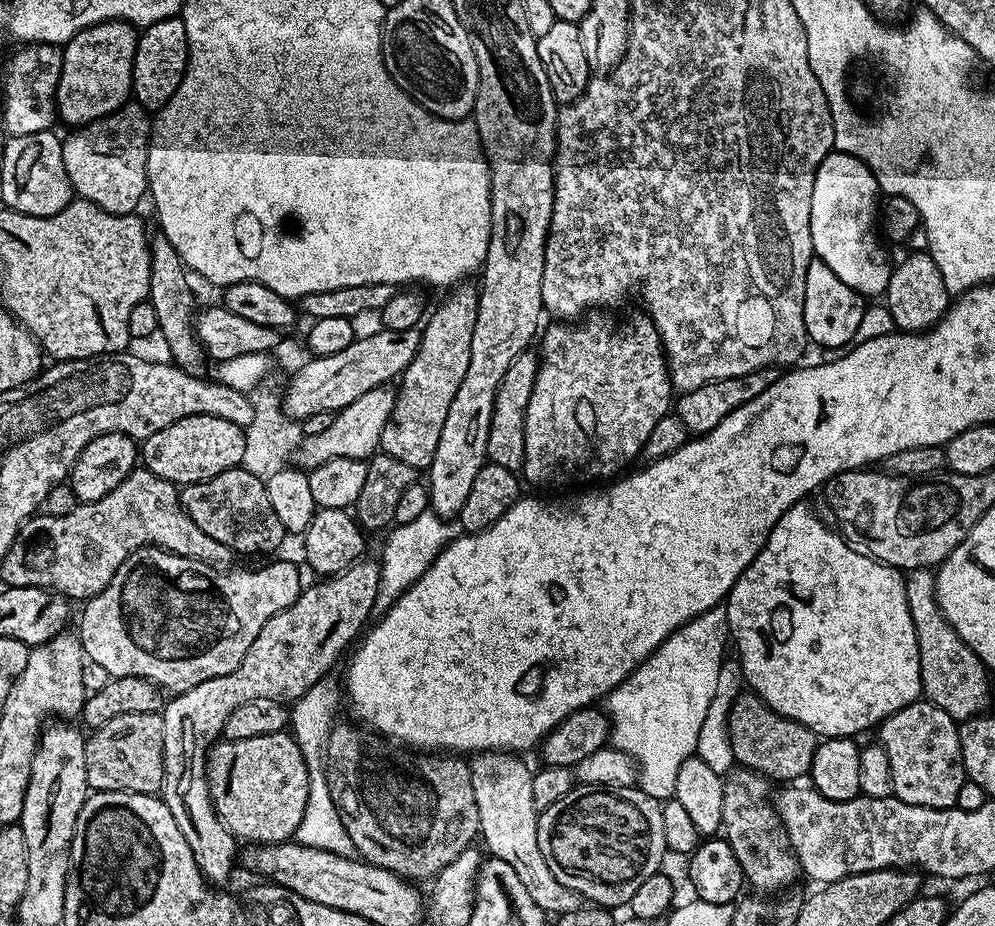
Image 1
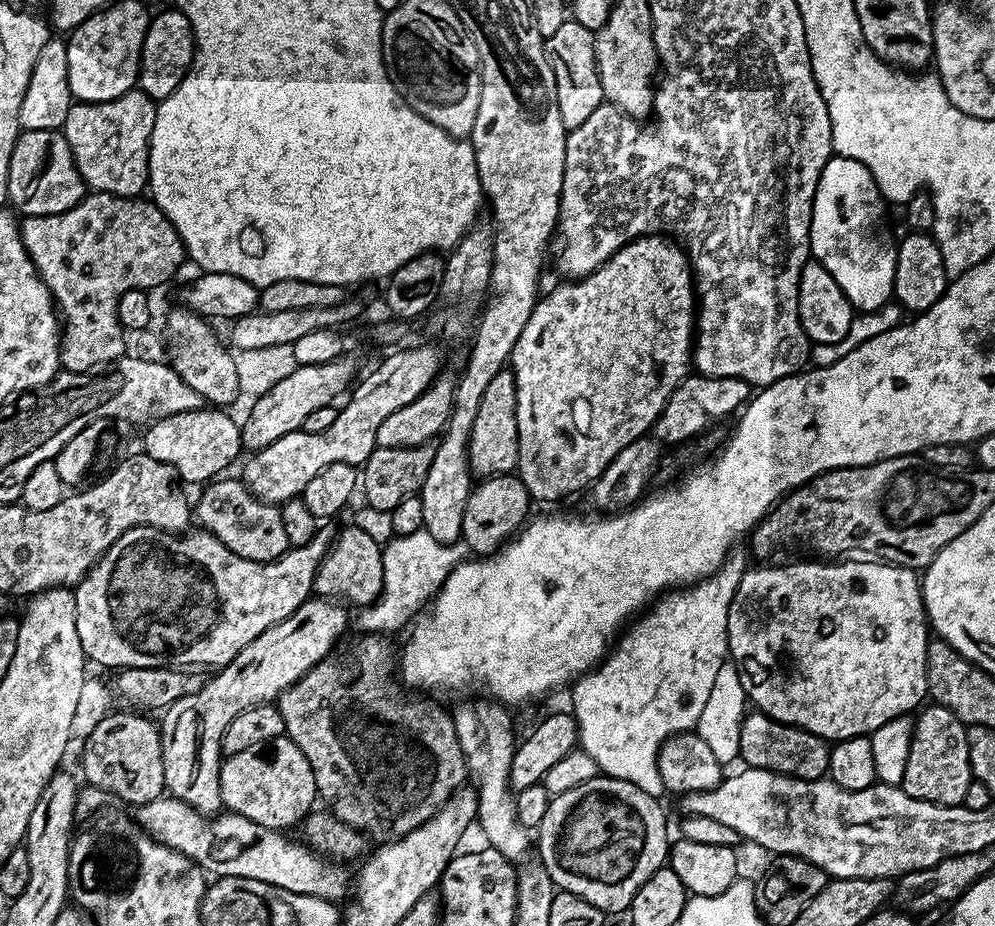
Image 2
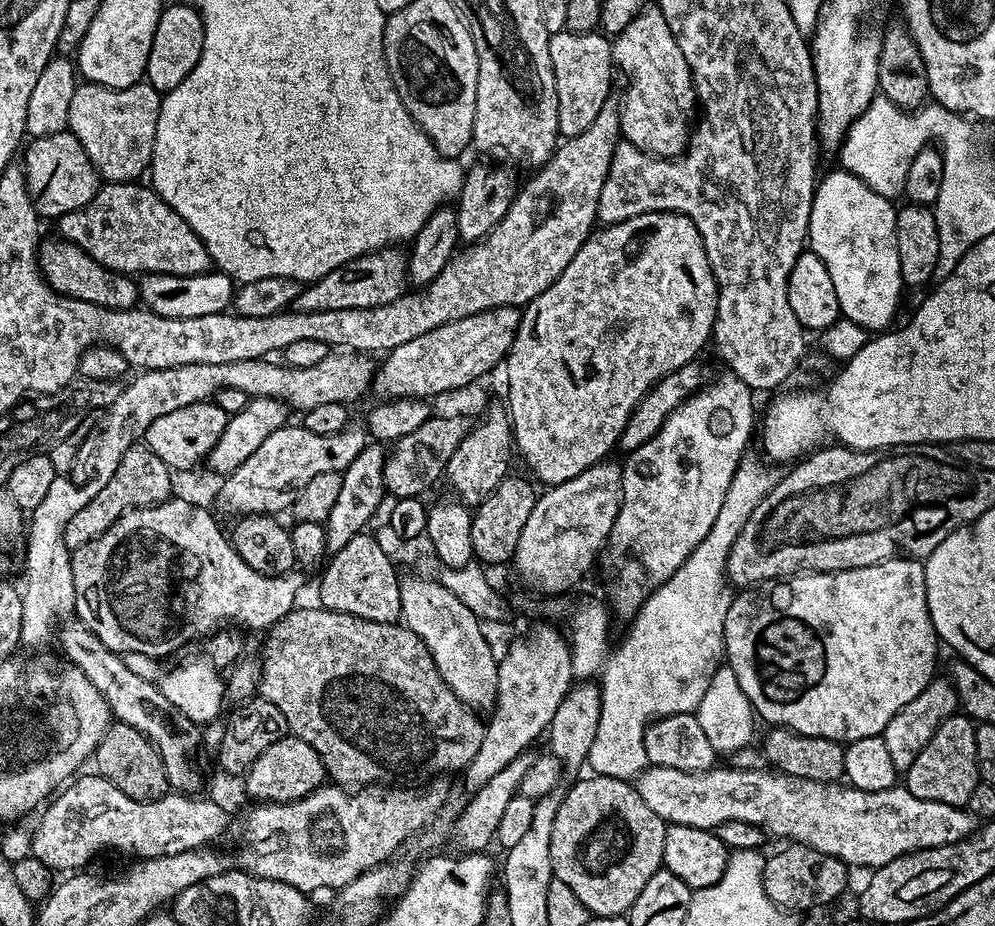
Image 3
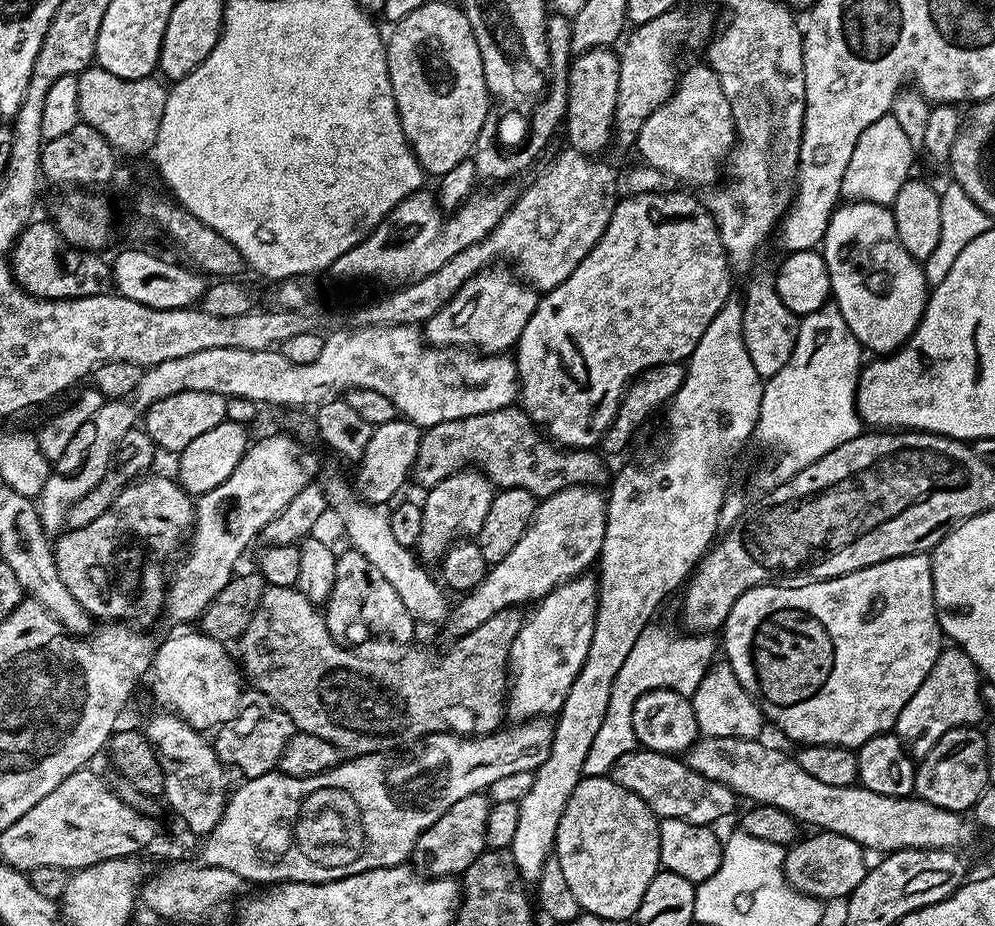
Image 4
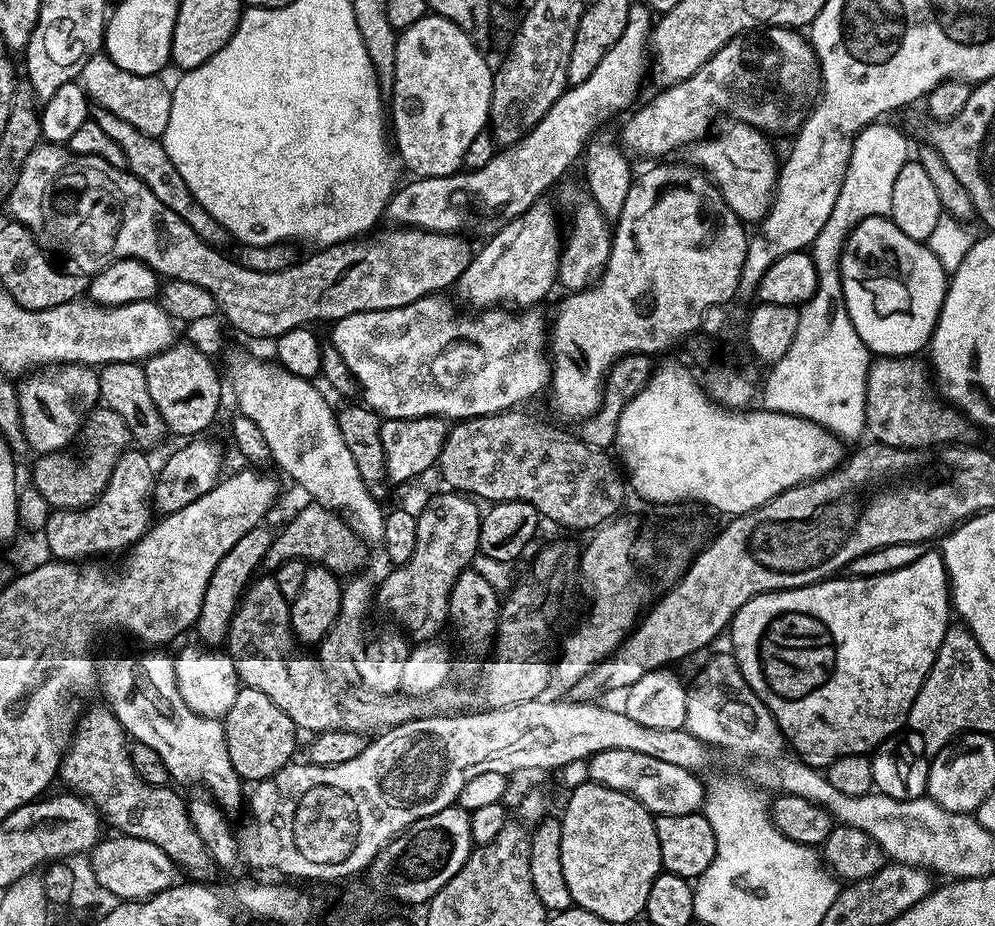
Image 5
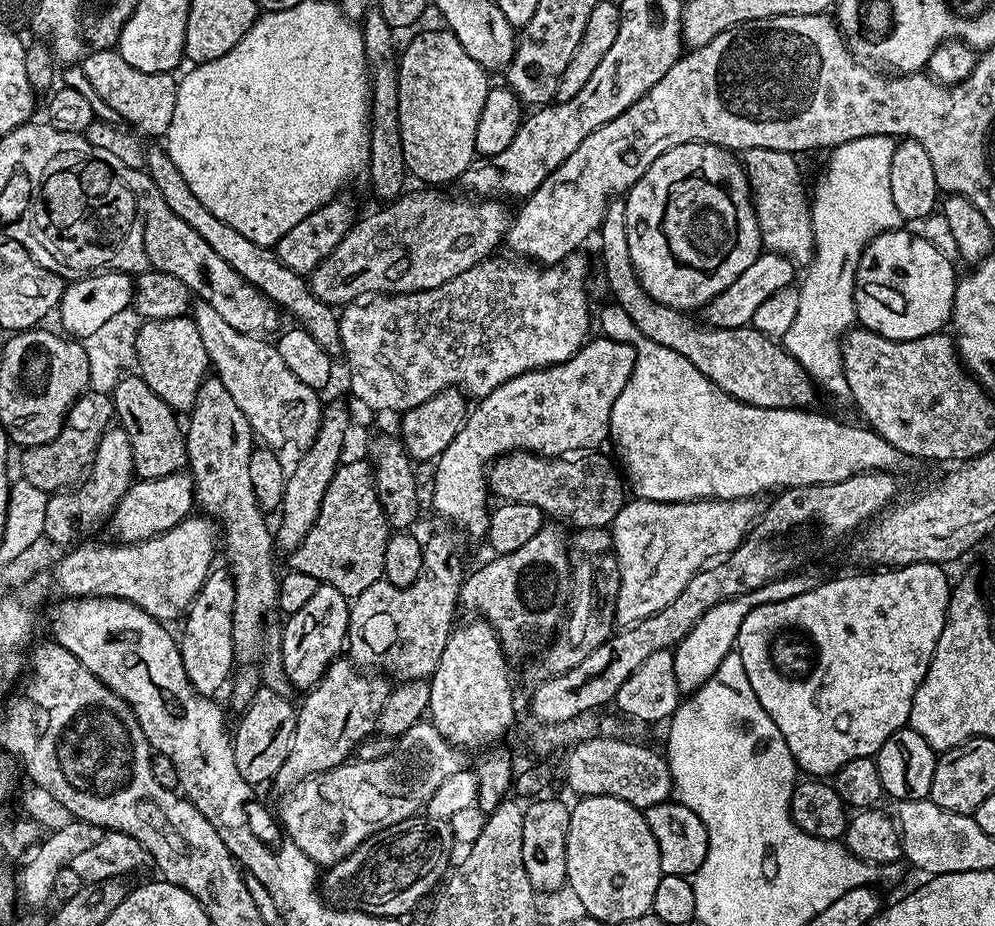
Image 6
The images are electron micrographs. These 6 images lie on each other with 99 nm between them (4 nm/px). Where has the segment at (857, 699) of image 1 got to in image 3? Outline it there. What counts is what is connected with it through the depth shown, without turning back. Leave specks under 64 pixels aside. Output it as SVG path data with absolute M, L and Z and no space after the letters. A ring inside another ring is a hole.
M893 558L884 560L880 564L851 568L841 572L809 572L769 583L763 590L741 591L732 601L730 610L726 614L724 627L727 667L732 668L734 674L738 674L738 686L742 686L755 715L761 721L769 720L767 722L769 725L789 728L798 734L830 738L841 742L881 735L886 730L890 718L894 718L894 714L901 712L907 704L914 702L914 698L918 698L918 694L922 694L922 690L926 690L928 683L937 675L936 644L938 645L936 628L932 625L926 602L924 566L916 558Z

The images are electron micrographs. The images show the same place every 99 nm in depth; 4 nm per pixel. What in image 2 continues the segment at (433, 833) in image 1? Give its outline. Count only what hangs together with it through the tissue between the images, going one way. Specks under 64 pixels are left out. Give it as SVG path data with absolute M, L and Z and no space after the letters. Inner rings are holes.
M364 634L359 638L361 640L357 644L348 644L344 649L341 647L335 654L315 664L301 680L294 682L294 686L290 686L281 694L278 707L282 714L284 731L288 739L296 743L298 750L302 750L302 754L306 754L306 759L310 762L310 770L314 770L316 794L321 801L325 800L328 803L325 804L327 811L331 812L333 816L337 816L342 823L349 824L357 832L367 837L369 841L401 840L402 837L410 834L412 829L422 826L439 811L456 791L464 787L468 776L468 764L464 761L462 746L458 742L453 713L451 711L447 712L442 705L435 704L432 700L423 700L420 697L423 695L414 694L418 696L408 697L406 693L400 692L401 685L394 679L394 673L398 668L398 660L394 652L392 656L392 648L384 641L387 639L383 635Z

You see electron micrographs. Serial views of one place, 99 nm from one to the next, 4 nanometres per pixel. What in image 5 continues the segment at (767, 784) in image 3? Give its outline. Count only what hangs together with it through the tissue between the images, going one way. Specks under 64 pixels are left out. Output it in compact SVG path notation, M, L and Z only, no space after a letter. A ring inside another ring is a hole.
M602 750L587 761L588 780L610 790L630 794L653 814L690 814L704 807L705 783L697 773L682 770L682 766L670 766L650 758L650 754L638 754L638 750Z

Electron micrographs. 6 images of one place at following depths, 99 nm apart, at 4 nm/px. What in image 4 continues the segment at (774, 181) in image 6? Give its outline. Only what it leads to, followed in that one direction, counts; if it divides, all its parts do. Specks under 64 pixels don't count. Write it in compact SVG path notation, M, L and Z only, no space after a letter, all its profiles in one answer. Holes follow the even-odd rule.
M696 64L688 73L679 77L676 91L670 99L646 122L642 122L642 130L636 135L635 151L640 151L640 156L645 165L663 172L665 177L676 180L685 180L688 184L715 185L722 176L722 162L729 159L736 143L736 123L730 110L730 102L720 85L716 72L707 64Z

